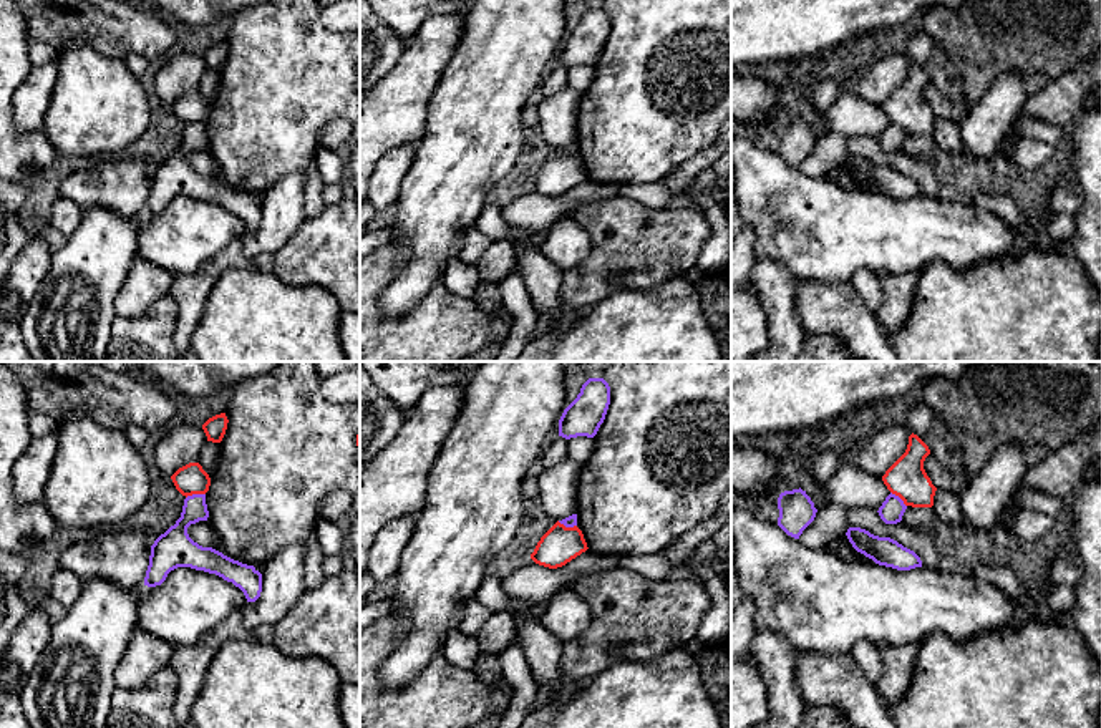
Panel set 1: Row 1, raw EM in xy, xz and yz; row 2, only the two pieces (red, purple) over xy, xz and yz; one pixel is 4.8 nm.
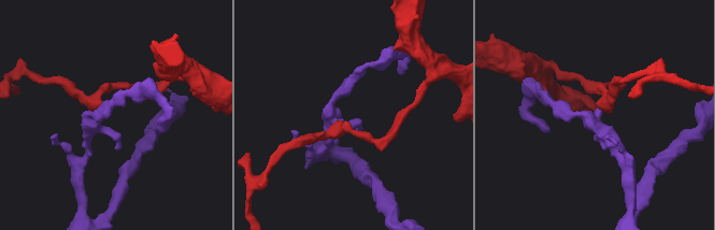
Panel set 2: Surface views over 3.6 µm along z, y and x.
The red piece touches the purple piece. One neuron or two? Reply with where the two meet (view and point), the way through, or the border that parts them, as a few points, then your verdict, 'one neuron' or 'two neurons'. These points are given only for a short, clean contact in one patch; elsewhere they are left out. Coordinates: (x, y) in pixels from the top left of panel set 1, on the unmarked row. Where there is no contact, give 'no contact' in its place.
meets red in xy at (194, 121); border along xy (204, 121), (194, 121), (186, 126); two neurons

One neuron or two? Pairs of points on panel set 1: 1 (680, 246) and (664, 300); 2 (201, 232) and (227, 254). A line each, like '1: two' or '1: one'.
1: two
2: two

